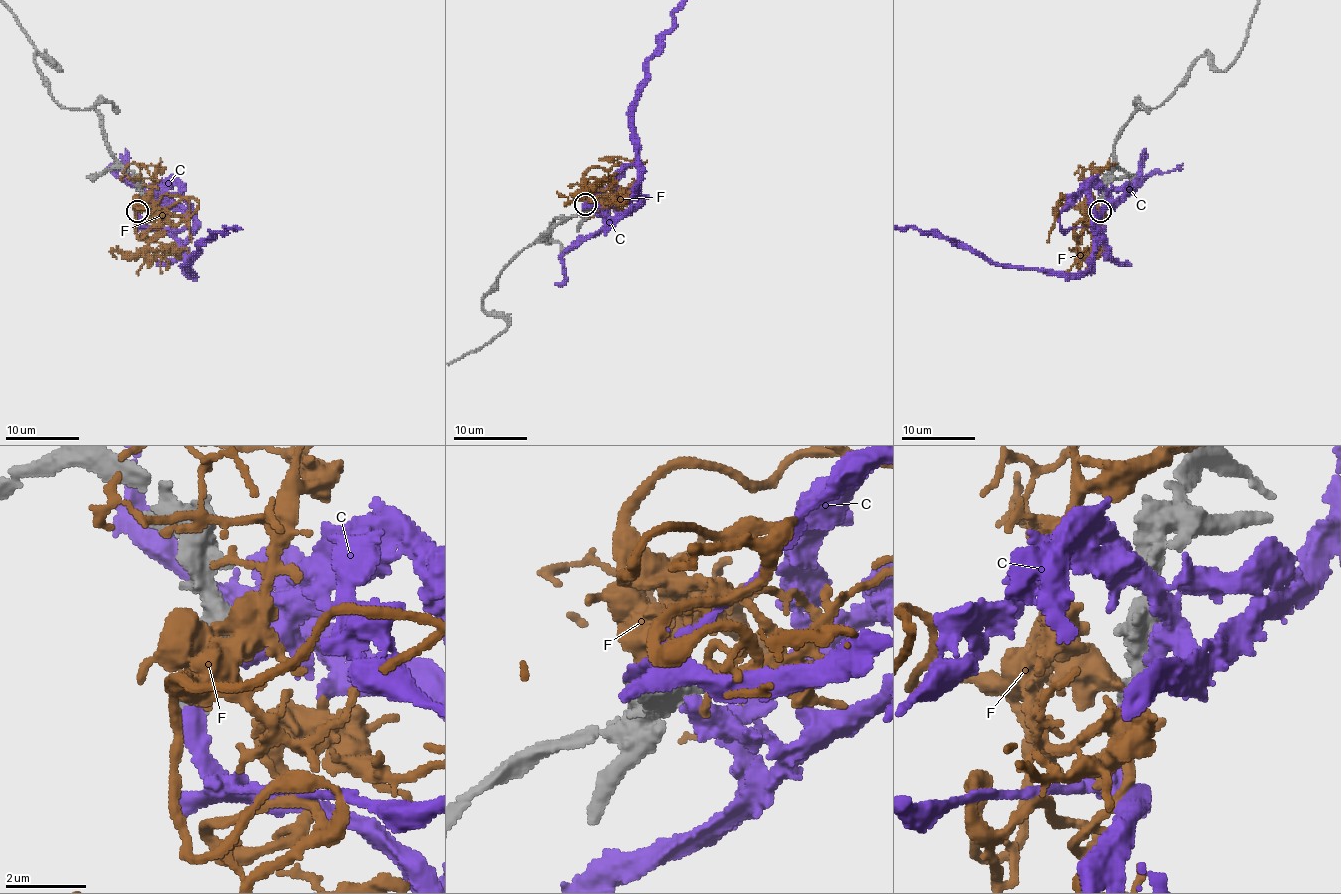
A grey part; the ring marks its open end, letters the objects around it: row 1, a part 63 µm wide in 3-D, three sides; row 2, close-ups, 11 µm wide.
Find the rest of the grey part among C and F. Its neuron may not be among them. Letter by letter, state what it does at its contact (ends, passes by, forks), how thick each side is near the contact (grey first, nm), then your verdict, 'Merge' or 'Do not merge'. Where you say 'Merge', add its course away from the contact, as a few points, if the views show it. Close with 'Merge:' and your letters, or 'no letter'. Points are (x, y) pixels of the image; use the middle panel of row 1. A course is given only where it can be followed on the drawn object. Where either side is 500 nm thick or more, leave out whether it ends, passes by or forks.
C: Thickness 600 nm (grey) against 400 nm. Merge
F: Thickness 700 nm (grey) against 650 nm. Do not merge
Merge: C

